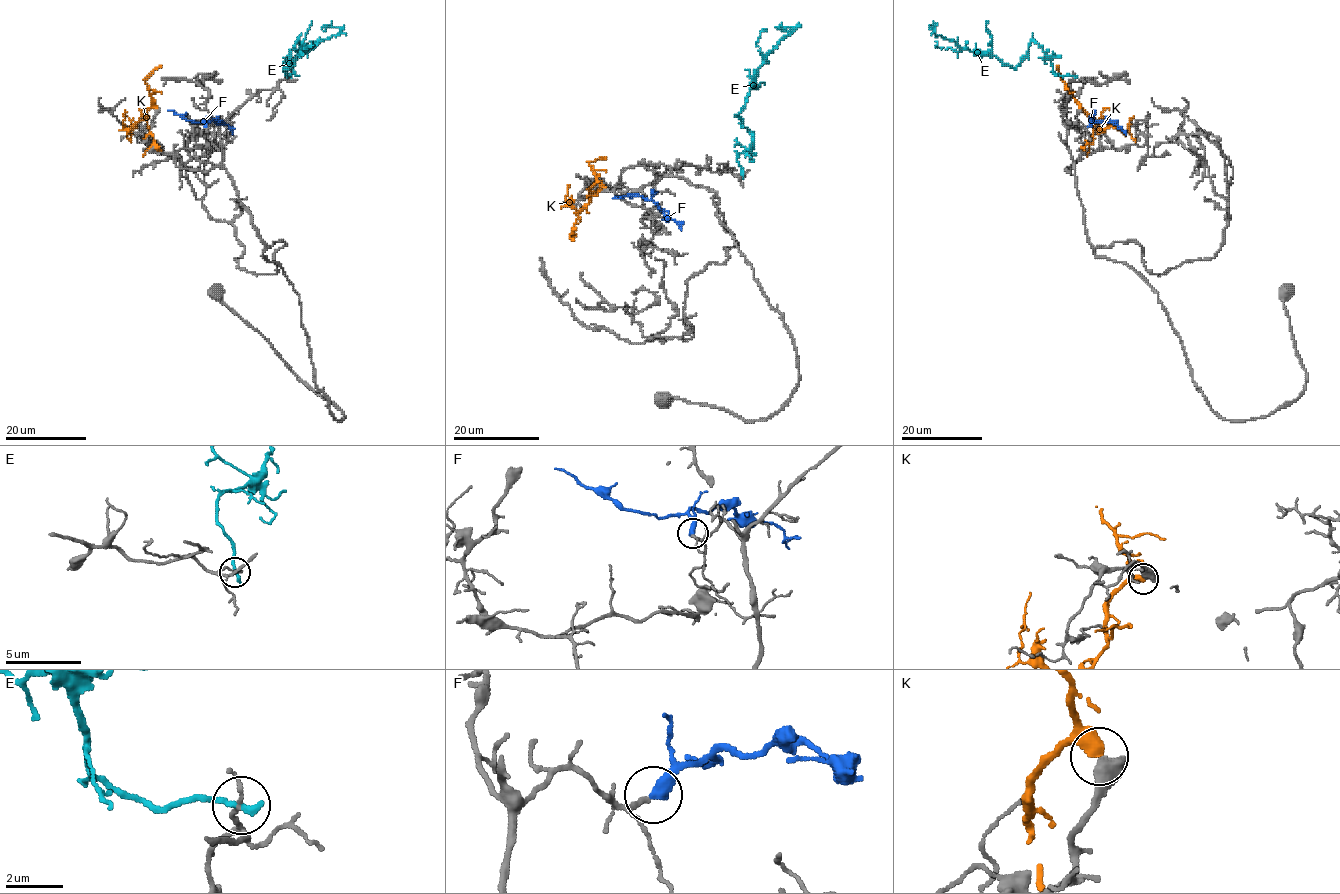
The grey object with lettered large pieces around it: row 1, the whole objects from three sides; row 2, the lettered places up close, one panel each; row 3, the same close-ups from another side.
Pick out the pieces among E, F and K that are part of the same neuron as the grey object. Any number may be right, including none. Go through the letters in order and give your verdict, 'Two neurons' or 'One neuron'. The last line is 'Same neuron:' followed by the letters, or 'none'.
E: Two neurons
F: One neuron
K: Two neurons
Same neuron: F

